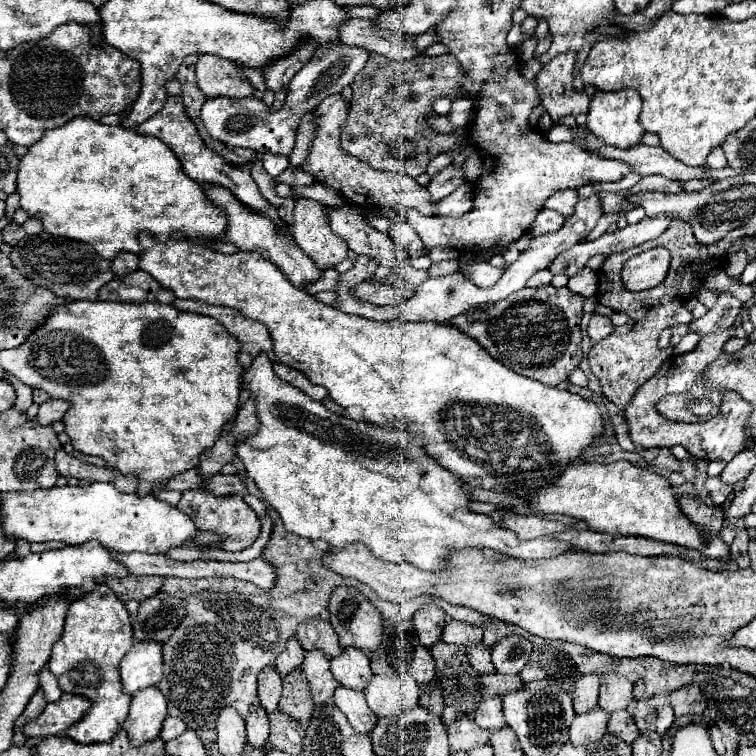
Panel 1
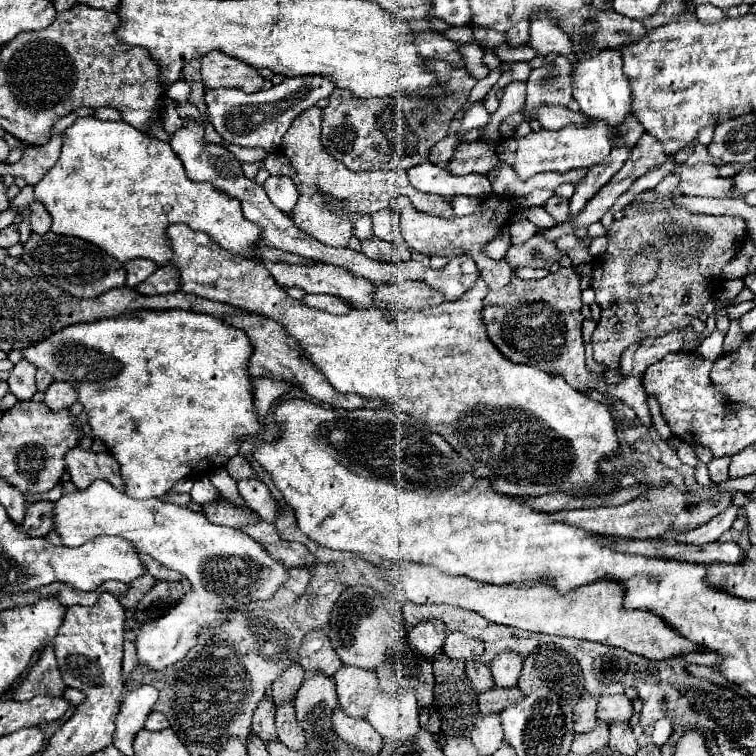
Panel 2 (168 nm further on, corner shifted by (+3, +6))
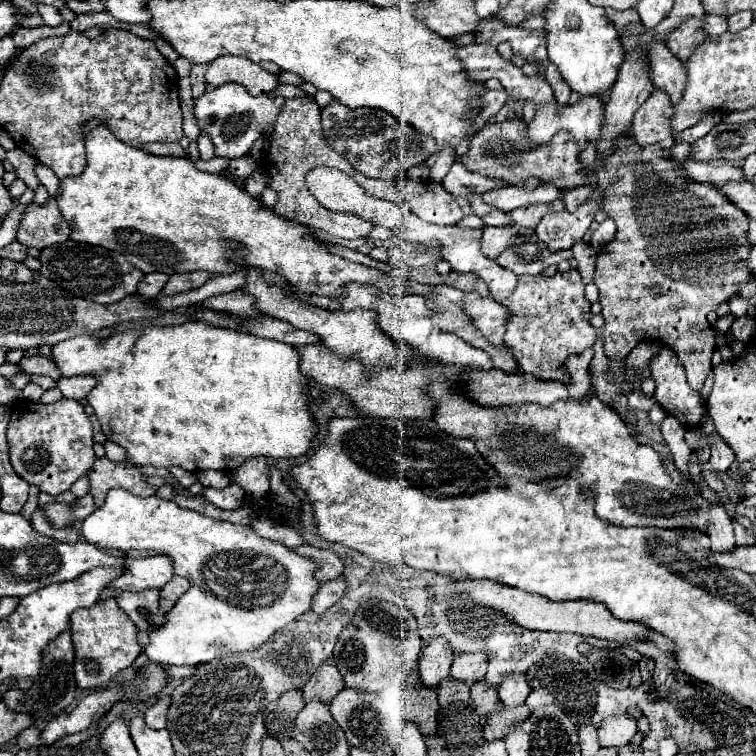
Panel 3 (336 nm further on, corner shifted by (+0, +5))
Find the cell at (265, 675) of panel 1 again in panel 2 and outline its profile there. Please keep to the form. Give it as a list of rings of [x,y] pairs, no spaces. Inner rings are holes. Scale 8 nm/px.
[[[269,694],[263,698],[259,708],[255,710],[253,722],[251,722],[251,732],[259,736],[265,744],[277,740],[275,734],[275,706],[269,702]]]

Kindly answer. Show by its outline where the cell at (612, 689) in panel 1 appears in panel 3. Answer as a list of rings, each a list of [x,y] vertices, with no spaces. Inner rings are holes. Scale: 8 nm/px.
[[[626,713],[606,717],[598,729],[602,747],[622,747],[630,743],[634,733],[636,733],[636,719]]]

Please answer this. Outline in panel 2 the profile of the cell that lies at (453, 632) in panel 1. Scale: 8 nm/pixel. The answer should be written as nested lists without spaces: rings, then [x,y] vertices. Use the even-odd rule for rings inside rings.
[[[447,632],[443,652],[455,660],[477,660],[483,654],[483,642],[475,638],[465,638],[461,632]]]

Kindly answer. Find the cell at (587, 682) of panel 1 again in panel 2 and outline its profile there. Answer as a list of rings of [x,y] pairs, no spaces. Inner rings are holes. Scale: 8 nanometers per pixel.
[[[587,694],[587,696],[579,698],[579,702],[575,706],[575,716],[573,716],[575,734],[585,734],[585,732],[593,730],[593,726],[597,724],[595,706],[597,706],[597,700],[593,696]]]

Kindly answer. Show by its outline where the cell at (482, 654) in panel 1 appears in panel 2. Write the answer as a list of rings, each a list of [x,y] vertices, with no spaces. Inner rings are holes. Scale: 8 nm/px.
[[[465,662],[465,674],[471,680],[475,694],[483,694],[493,688],[493,678],[491,678],[489,666],[485,666],[481,662]]]

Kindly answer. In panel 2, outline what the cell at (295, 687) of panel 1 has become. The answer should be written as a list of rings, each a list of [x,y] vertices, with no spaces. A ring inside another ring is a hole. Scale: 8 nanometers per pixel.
[[[293,702],[283,704],[275,714],[275,730],[281,744],[285,742],[291,750],[305,750],[305,736],[301,734],[301,728],[297,726],[297,720],[293,718]]]

